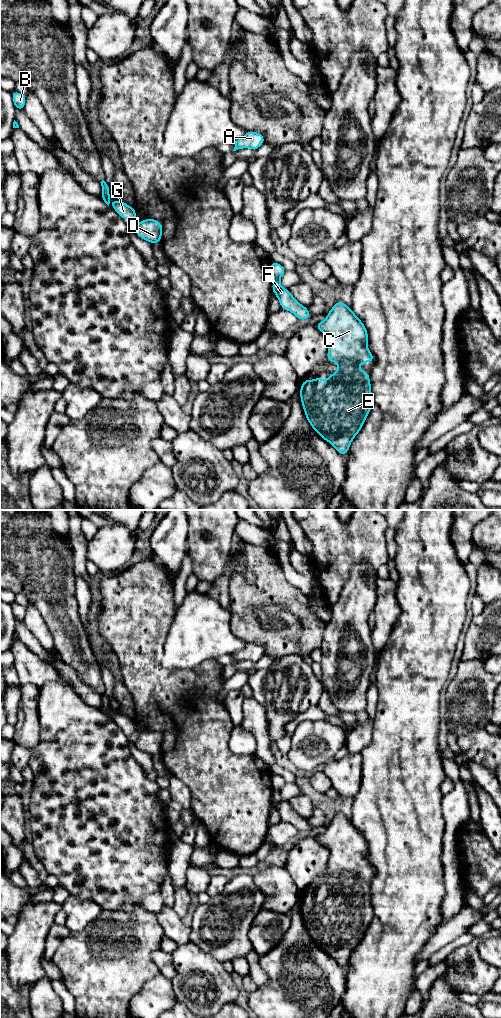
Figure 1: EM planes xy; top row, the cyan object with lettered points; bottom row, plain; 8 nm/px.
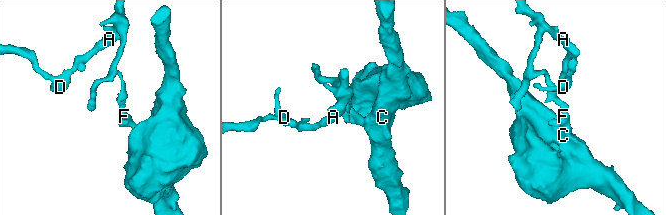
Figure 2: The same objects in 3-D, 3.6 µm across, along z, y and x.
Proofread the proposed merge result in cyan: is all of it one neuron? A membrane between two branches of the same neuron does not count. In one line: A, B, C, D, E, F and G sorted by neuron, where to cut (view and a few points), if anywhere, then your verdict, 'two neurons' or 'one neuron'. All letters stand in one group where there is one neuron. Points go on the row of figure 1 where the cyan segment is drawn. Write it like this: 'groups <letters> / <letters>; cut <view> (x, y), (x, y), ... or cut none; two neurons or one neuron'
groups A B D G / C E F; cut xy (278, 278), (274, 279); two neurons

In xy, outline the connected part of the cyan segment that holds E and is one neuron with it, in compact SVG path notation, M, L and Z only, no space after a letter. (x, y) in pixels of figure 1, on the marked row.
M337 301L327 313L326 319L315 326L330 341L326 361L336 362L339 370L332 372L327 380L319 377L305 379L300 387L301 404L311 427L338 453L346 456L374 404L369 371L361 371L359 364L374 362L375 358L368 350L365 325L343 301Z

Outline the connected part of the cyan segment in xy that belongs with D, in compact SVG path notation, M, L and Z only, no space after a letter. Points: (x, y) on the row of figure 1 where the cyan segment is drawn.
M147 218L135 225L135 233L138 237L152 244L161 243L162 231L162 223L153 218Z

